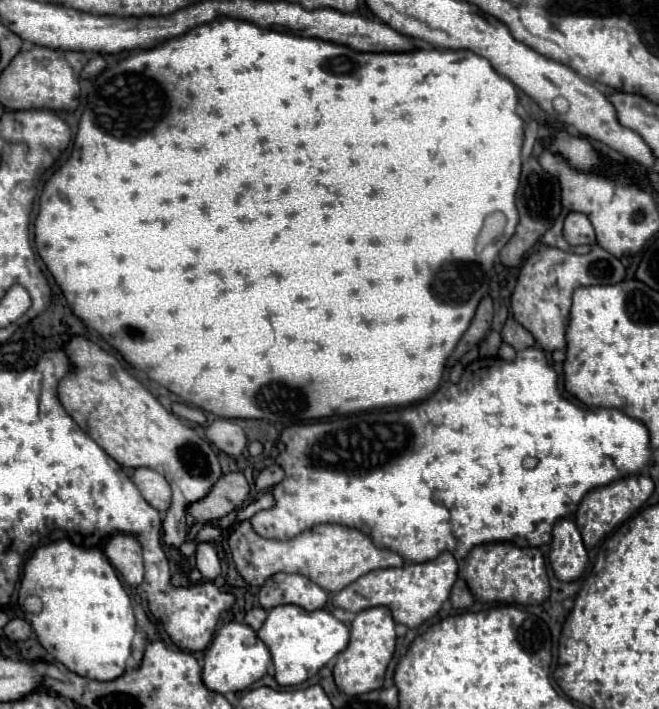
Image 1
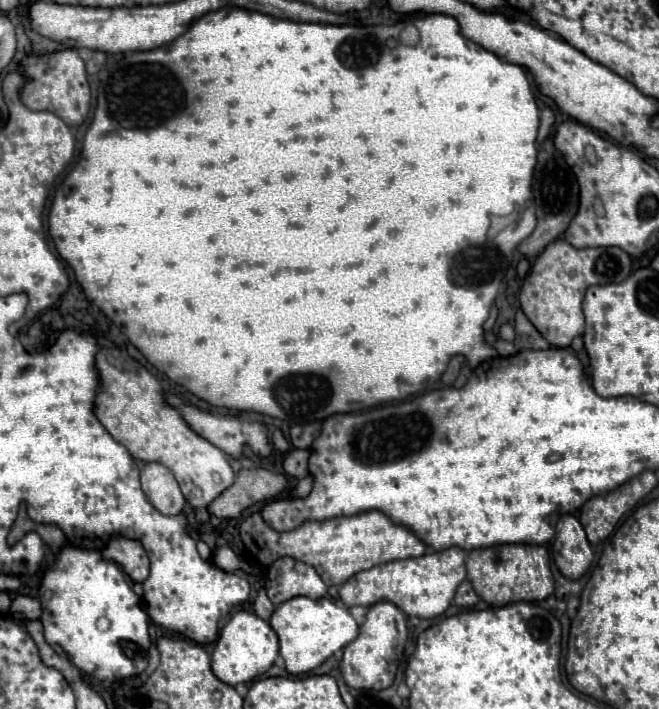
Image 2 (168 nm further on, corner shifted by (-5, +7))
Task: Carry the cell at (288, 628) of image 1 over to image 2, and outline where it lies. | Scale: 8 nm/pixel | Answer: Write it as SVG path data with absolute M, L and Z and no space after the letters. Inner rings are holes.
M327 596L322 599L292 597L280 603L270 617L270 625L278 635L280 655L286 661L286 671L292 675L316 669L330 655L334 655L334 651L346 647L358 635L358 625L350 611Z

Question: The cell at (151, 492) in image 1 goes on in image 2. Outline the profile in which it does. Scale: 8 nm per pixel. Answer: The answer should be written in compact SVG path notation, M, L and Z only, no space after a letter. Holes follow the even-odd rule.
M146 463L140 471L142 489L148 497L148 501L164 515L178 515L186 499L174 479L174 475L160 463Z

